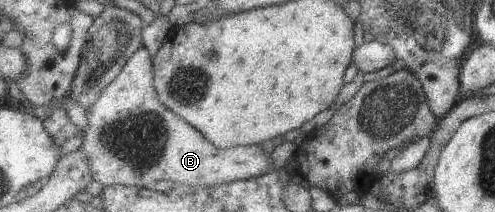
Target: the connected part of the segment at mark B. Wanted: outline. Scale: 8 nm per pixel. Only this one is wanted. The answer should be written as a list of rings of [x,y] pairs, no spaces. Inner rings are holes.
[[[142,46],[126,61],[120,74],[102,89],[98,100],[87,110],[88,122],[81,128],[84,140],[80,150],[89,160],[93,180],[104,186],[124,185],[136,188],[148,188],[160,180],[172,180],[176,185],[213,187],[256,178],[273,170],[270,154],[261,145],[240,145],[229,149],[214,146],[191,124],[186,124],[180,116],[176,116],[158,100],[153,80],[150,52]]]

